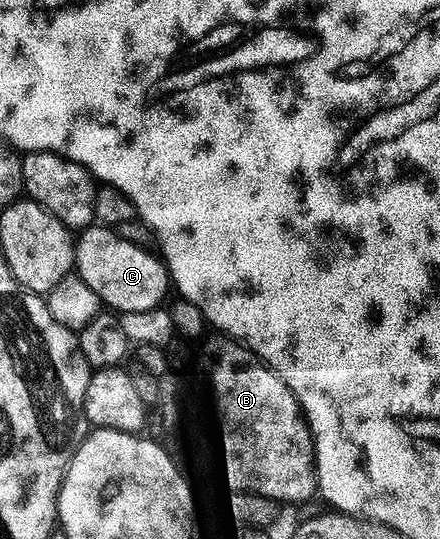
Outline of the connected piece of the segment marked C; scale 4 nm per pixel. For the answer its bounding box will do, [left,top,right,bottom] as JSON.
[75,226,171,314]

